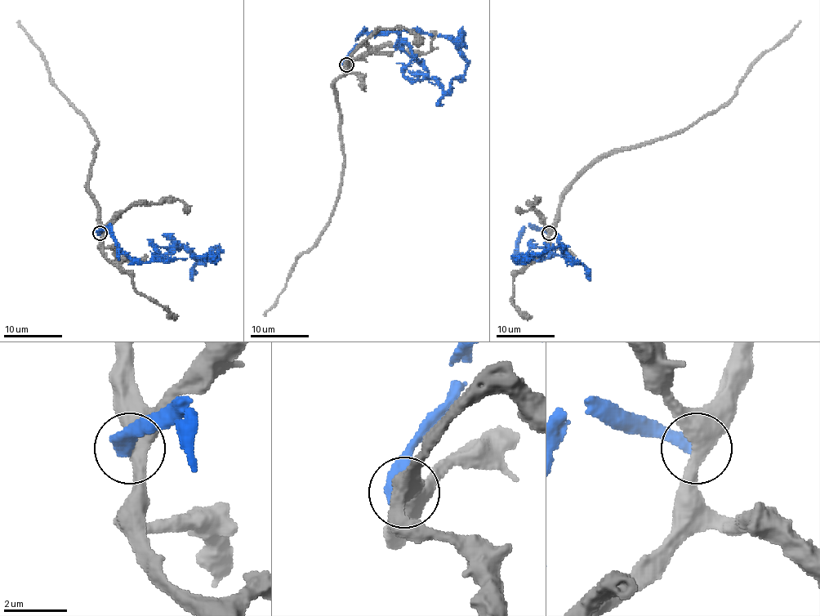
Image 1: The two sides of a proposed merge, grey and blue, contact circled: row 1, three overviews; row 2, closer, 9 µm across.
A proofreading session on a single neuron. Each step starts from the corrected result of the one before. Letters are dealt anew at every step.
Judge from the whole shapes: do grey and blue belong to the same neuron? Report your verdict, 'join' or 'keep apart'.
keep apart

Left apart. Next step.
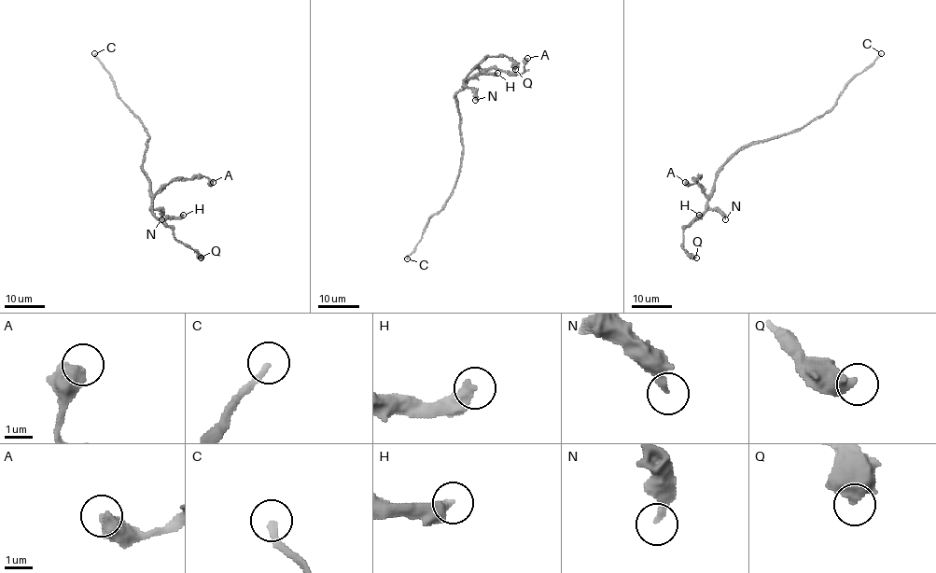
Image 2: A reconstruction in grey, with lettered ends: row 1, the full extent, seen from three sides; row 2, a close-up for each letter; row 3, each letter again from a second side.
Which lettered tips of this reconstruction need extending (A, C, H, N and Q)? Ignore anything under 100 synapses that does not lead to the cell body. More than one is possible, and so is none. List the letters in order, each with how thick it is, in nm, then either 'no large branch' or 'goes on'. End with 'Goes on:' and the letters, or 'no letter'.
A: 600 nm thick; no large branch
C: 240 nm thick; goes on
H: 400 nm thick; no large branch
N: 240 nm thick; no large branch
Q: 650 nm thick; no large branch
Goes on: C

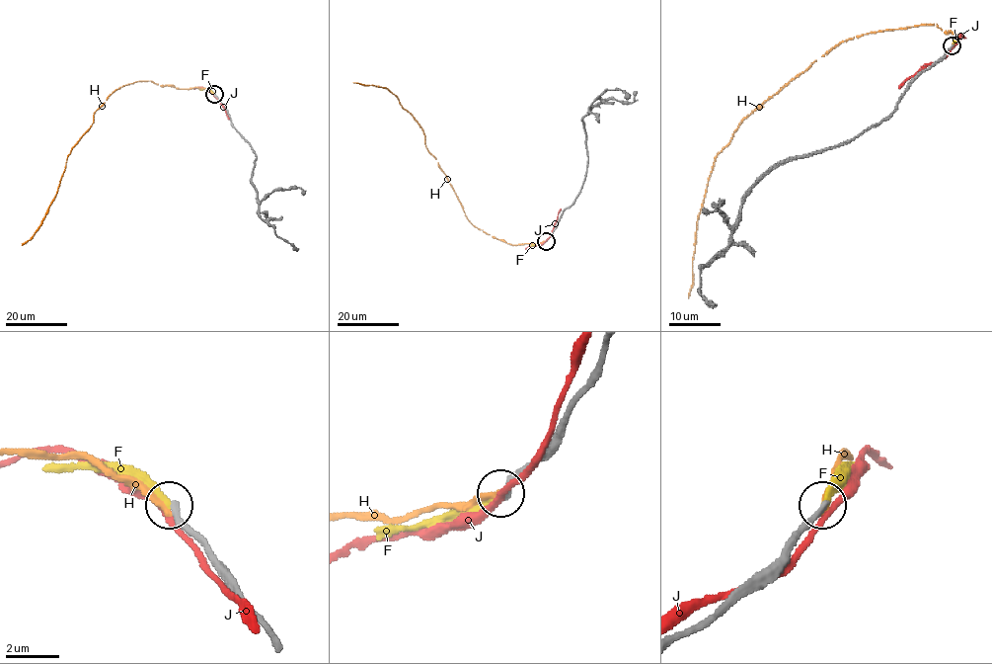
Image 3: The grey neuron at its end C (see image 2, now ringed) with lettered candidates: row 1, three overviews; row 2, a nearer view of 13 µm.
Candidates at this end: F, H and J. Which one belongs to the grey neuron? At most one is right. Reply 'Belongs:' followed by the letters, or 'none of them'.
Belongs: F

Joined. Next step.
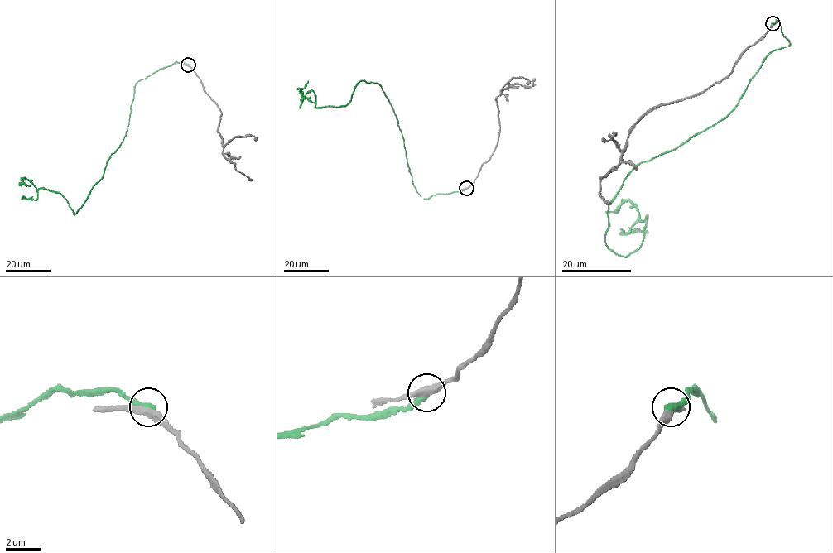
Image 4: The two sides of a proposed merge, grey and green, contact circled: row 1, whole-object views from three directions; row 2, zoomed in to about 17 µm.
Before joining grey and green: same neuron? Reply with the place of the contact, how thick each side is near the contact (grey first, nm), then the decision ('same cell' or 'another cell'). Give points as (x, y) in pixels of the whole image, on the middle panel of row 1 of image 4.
at (466, 188); 420 nm thick on the grey side, 460 nm on the other; another cell

